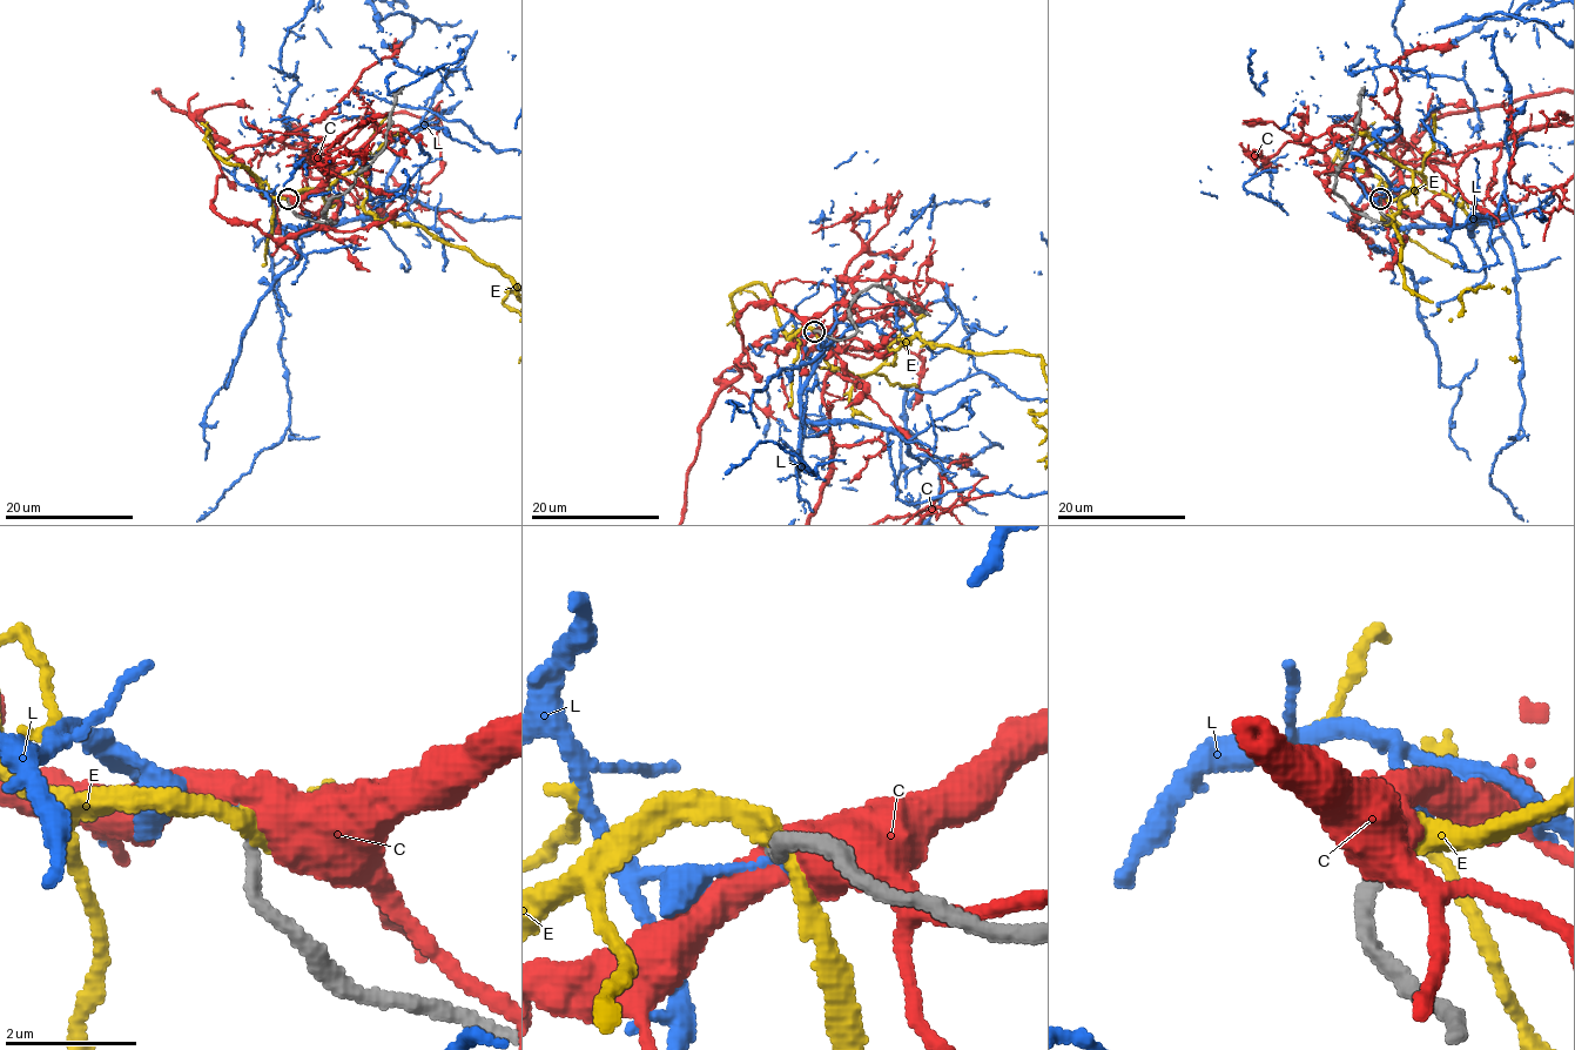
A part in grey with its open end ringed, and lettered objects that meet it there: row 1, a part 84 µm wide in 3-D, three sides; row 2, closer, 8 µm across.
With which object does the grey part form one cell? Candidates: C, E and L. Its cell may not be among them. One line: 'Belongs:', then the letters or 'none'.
Belongs: none

